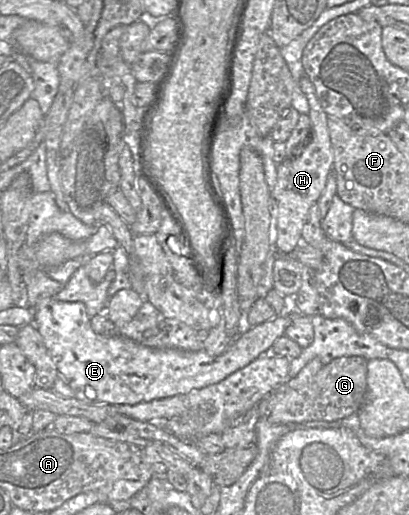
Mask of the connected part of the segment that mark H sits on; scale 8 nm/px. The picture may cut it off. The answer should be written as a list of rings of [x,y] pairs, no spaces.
[[[305,74],[300,79],[300,88],[309,103],[312,140],[300,157],[296,159],[287,157],[277,165],[277,180],[271,191],[271,197],[276,201],[278,208],[276,250],[281,255],[291,254],[303,243],[302,231],[309,209],[318,202],[333,170],[333,150],[327,126],[328,115],[320,105],[313,83]]]

